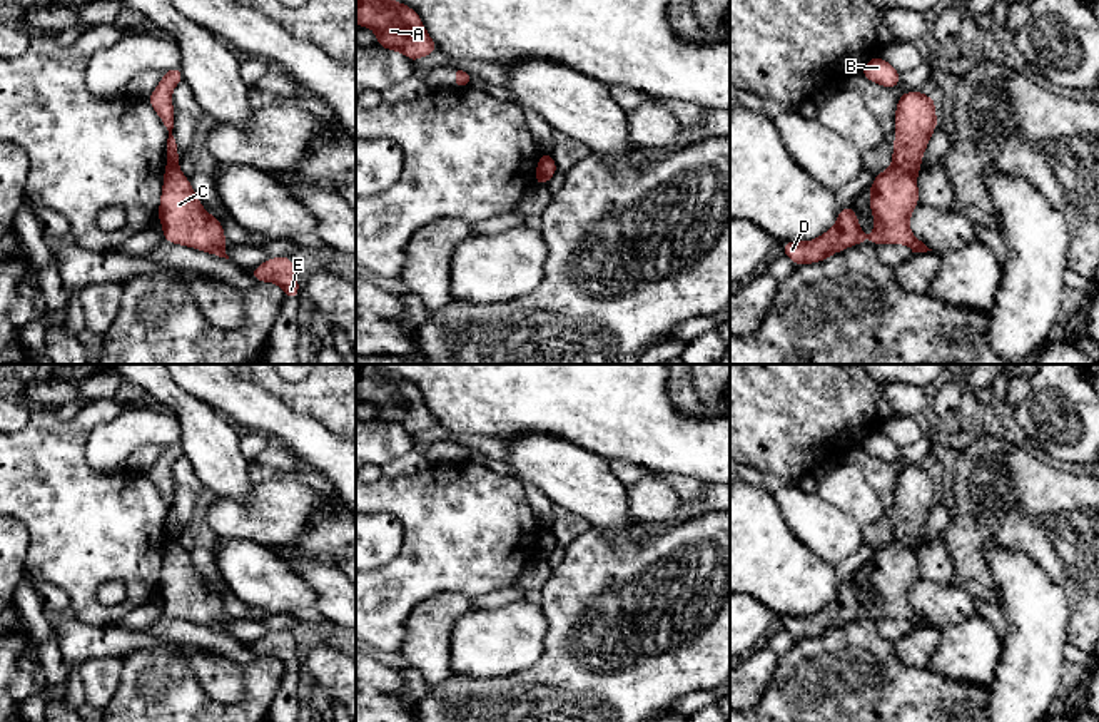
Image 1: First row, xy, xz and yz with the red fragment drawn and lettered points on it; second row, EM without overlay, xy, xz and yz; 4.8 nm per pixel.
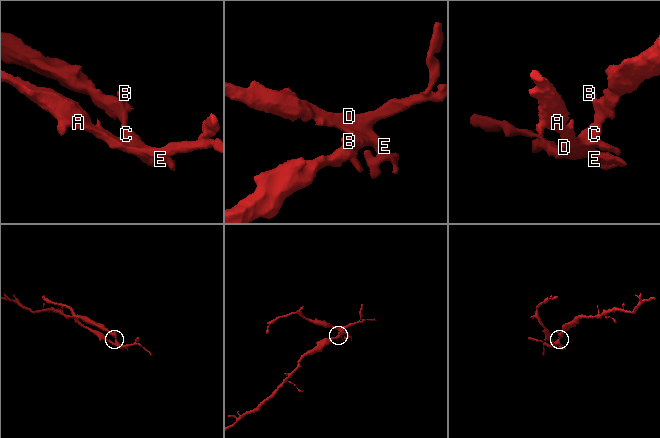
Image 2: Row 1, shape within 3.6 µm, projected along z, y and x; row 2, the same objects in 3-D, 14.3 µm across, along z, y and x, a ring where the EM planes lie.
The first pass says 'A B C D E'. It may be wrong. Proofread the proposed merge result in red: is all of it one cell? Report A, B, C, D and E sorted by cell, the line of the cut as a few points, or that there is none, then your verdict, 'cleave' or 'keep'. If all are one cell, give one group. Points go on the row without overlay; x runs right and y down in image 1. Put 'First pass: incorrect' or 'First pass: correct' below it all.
groups A C D E / B; cut yz (892, 538), (916, 550); cleave
First pass: incorrect

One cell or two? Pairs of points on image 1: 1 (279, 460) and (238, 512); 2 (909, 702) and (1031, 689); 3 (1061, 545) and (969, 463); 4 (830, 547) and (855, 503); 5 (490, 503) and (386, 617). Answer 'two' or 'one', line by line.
1: two
2: two
3: one
4: two
5: one

